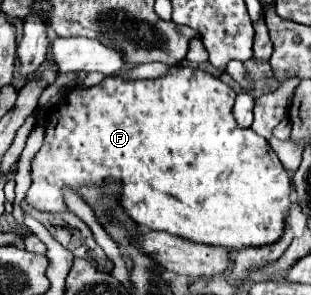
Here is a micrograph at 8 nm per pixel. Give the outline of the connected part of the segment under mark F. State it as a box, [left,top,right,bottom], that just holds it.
[25,66,291,250]

